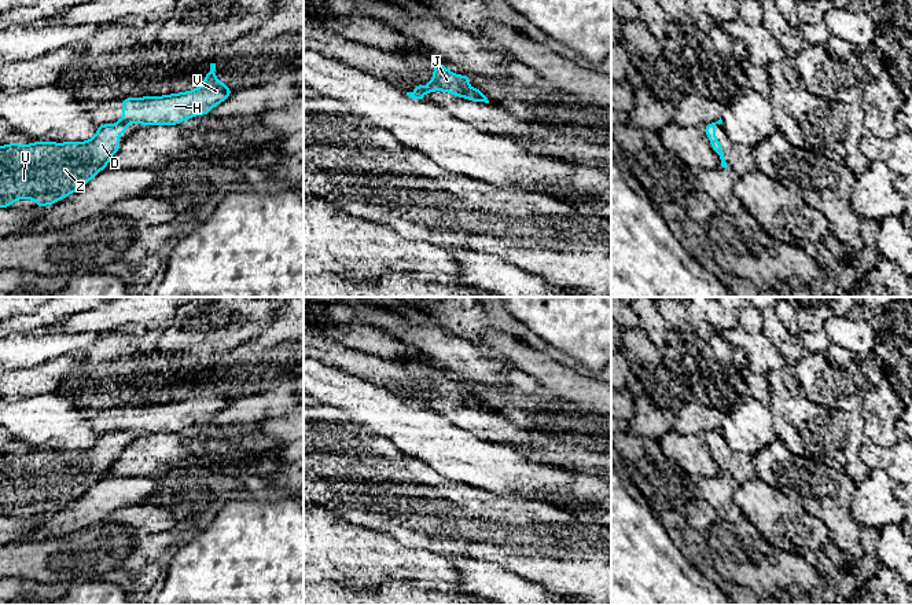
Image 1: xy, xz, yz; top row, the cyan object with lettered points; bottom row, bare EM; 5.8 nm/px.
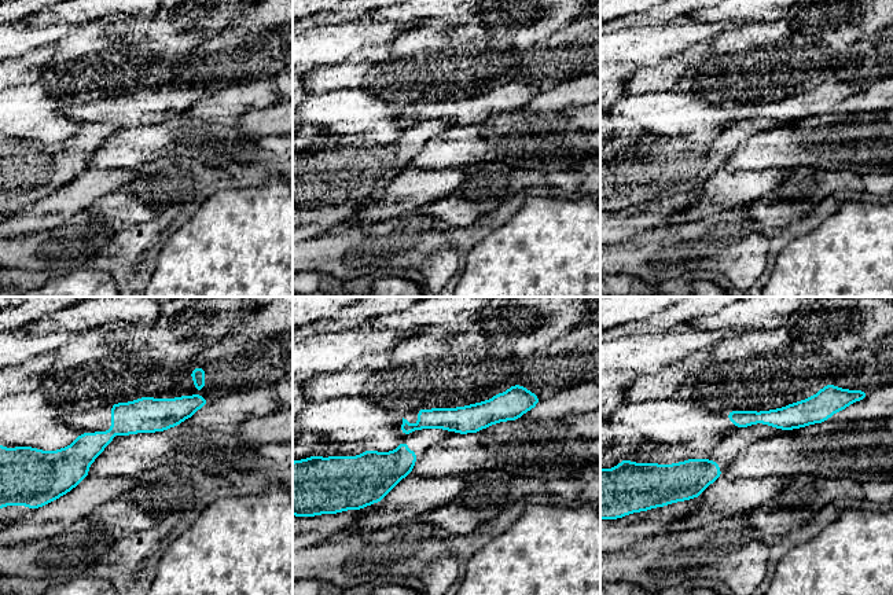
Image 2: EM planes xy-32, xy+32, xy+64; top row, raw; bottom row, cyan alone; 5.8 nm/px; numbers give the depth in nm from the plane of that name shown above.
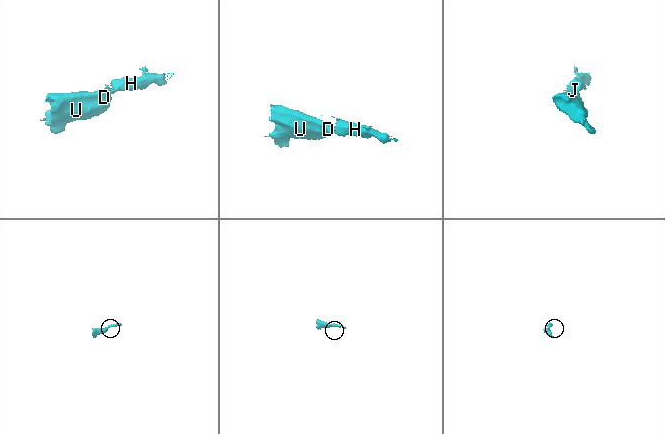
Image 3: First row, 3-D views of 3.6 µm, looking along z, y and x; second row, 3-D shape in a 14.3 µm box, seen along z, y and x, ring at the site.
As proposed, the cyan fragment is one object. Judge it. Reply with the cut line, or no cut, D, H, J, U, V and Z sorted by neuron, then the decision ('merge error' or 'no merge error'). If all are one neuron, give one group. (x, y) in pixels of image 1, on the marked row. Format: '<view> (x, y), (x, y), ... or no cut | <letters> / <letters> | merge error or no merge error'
xy (116, 123), (122, 124) | D U Z / H J V | merge error

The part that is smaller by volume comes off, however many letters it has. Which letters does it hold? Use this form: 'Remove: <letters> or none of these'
Remove: H, J, V

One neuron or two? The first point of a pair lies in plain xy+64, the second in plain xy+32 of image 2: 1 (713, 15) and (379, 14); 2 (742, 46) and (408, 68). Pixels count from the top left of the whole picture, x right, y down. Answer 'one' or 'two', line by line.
1: one
2: one

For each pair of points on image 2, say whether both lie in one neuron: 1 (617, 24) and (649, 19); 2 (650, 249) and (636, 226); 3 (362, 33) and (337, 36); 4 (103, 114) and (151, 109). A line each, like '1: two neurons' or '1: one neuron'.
1: one neuron
2: two neurons
3: one neuron
4: one neuron

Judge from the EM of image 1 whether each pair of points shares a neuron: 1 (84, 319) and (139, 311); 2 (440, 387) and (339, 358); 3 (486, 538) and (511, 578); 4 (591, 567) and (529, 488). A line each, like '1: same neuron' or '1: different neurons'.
1: same neuron
2: same neuron
3: different neurons
4: different neurons

